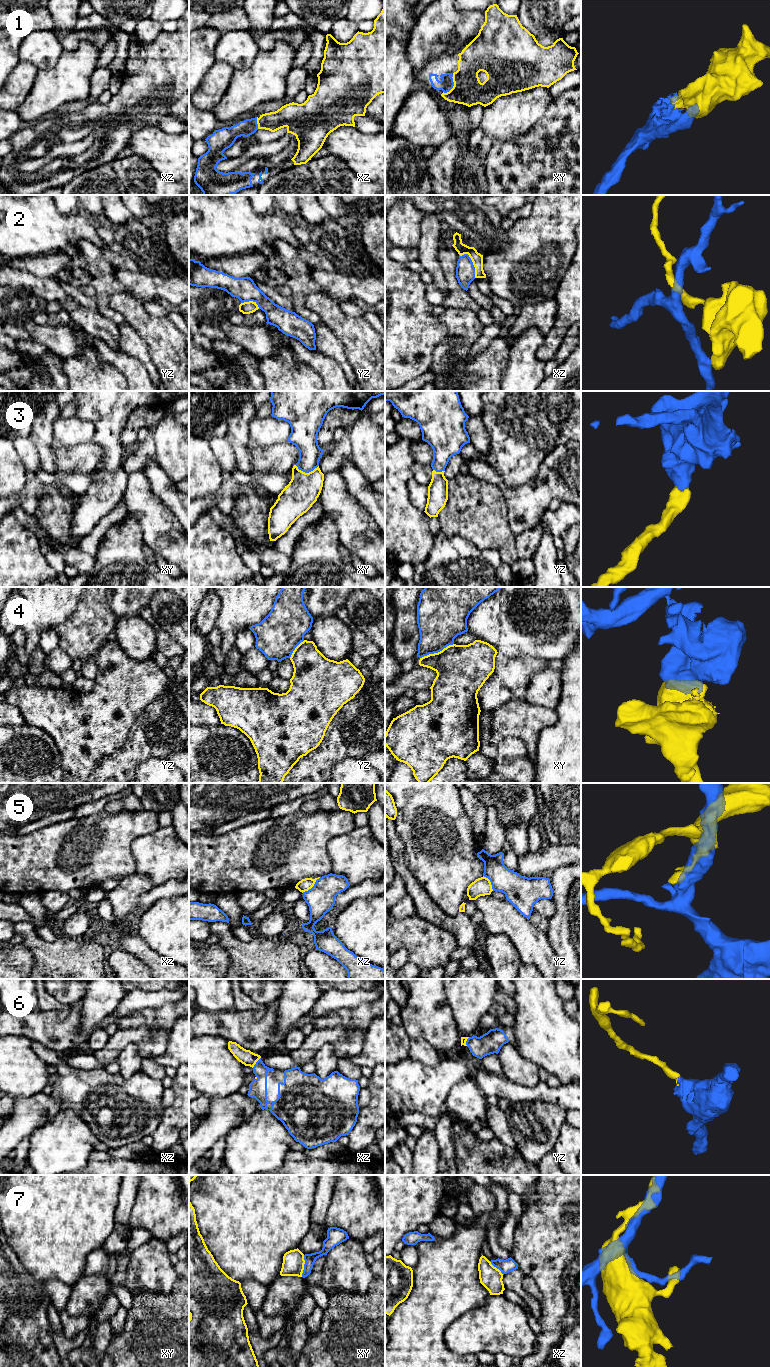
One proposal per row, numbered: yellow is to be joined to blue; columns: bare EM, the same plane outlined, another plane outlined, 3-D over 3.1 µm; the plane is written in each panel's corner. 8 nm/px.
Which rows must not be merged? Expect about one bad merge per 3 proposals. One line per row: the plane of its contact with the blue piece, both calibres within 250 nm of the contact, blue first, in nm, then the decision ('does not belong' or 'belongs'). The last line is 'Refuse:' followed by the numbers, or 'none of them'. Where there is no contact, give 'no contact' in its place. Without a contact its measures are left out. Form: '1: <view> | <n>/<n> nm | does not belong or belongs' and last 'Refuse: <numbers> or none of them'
1: xy | 110/240 nm | belongs
2: xz | 160/90 nm | does not belong
3: xy | 180/260 nm | belongs
4: xy | 360/400 nm | does not belong
5: xz | 220/100 nm | does not belong
6: xz | 140/120 nm | belongs
7: xy | 90/180 nm | does not belong
Refuse: 2, 4, 5, 7

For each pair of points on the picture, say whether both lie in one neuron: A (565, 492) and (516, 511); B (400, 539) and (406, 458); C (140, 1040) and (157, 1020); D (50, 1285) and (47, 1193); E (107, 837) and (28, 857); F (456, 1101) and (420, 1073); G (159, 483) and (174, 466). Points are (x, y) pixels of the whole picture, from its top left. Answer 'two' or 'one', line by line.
A: one
B: one
C: two
D: two
E: one
F: two
G: two

